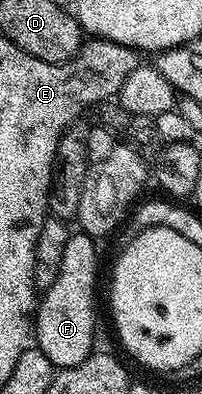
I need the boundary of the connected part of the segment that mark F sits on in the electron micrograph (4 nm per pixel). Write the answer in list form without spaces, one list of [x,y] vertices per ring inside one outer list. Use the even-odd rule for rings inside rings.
[[[84,233],[70,234],[67,249],[63,249],[63,265],[59,265],[59,277],[40,296],[39,306],[35,311],[35,343],[41,352],[51,361],[54,368],[74,367],[88,355],[94,354],[93,334],[97,331],[97,311],[93,308],[93,294],[97,291],[97,247],[92,235]]]

